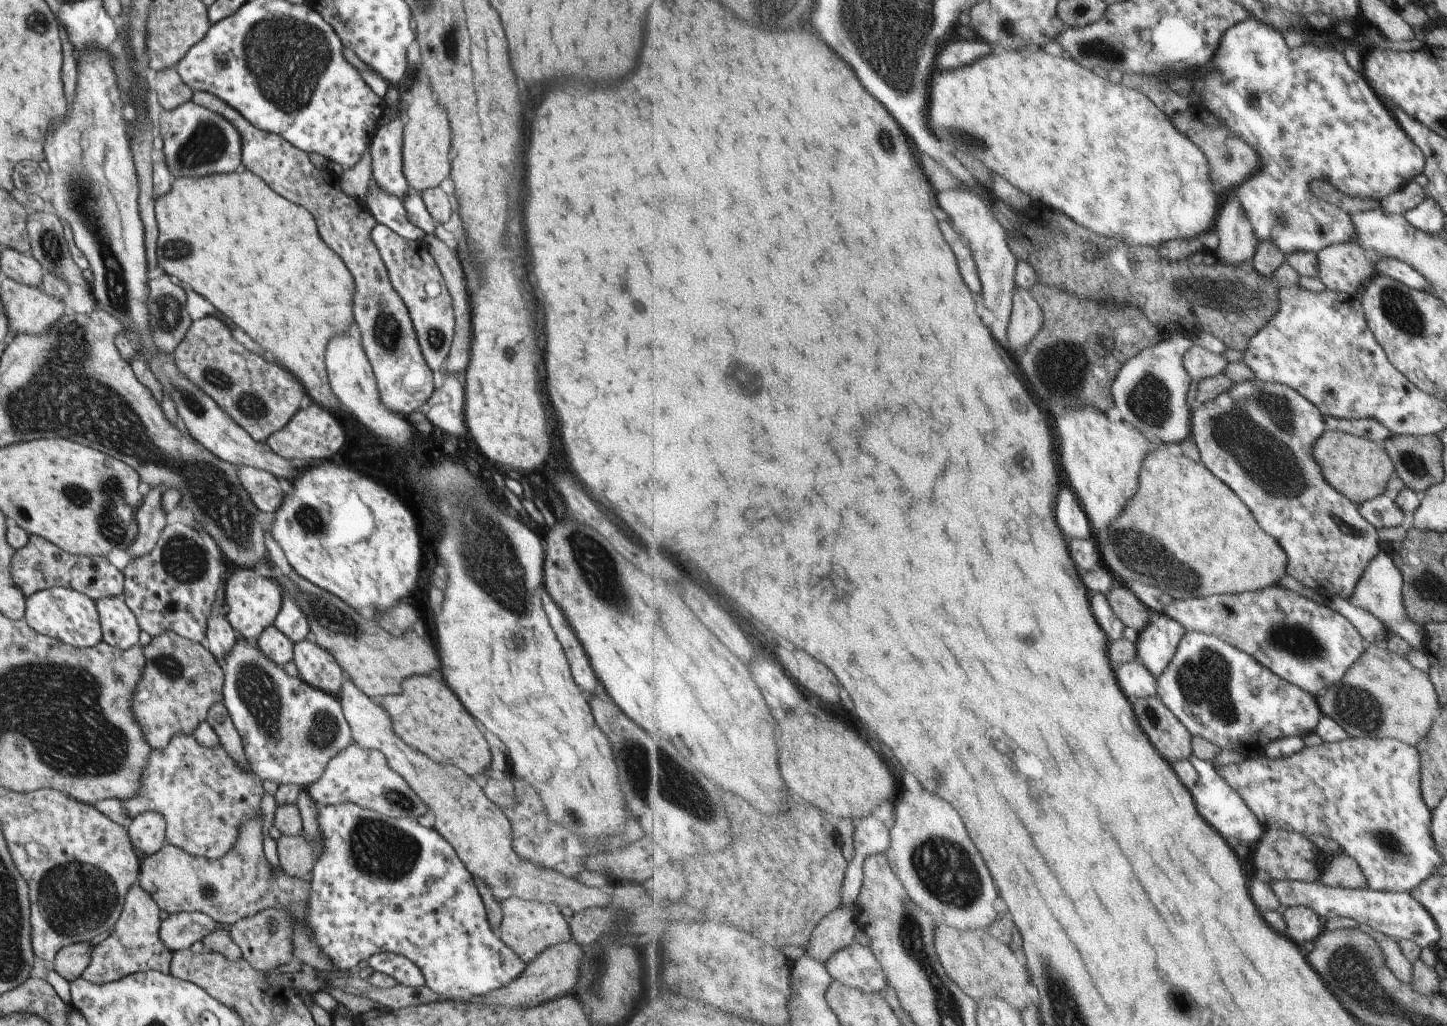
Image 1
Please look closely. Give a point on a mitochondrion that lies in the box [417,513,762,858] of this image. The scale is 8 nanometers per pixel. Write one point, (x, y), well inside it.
(599, 570)

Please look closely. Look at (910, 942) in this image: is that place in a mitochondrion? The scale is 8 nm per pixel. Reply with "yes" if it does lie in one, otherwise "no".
yes

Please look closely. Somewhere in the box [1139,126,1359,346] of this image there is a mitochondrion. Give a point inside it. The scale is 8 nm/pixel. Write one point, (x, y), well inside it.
(1247, 300)

